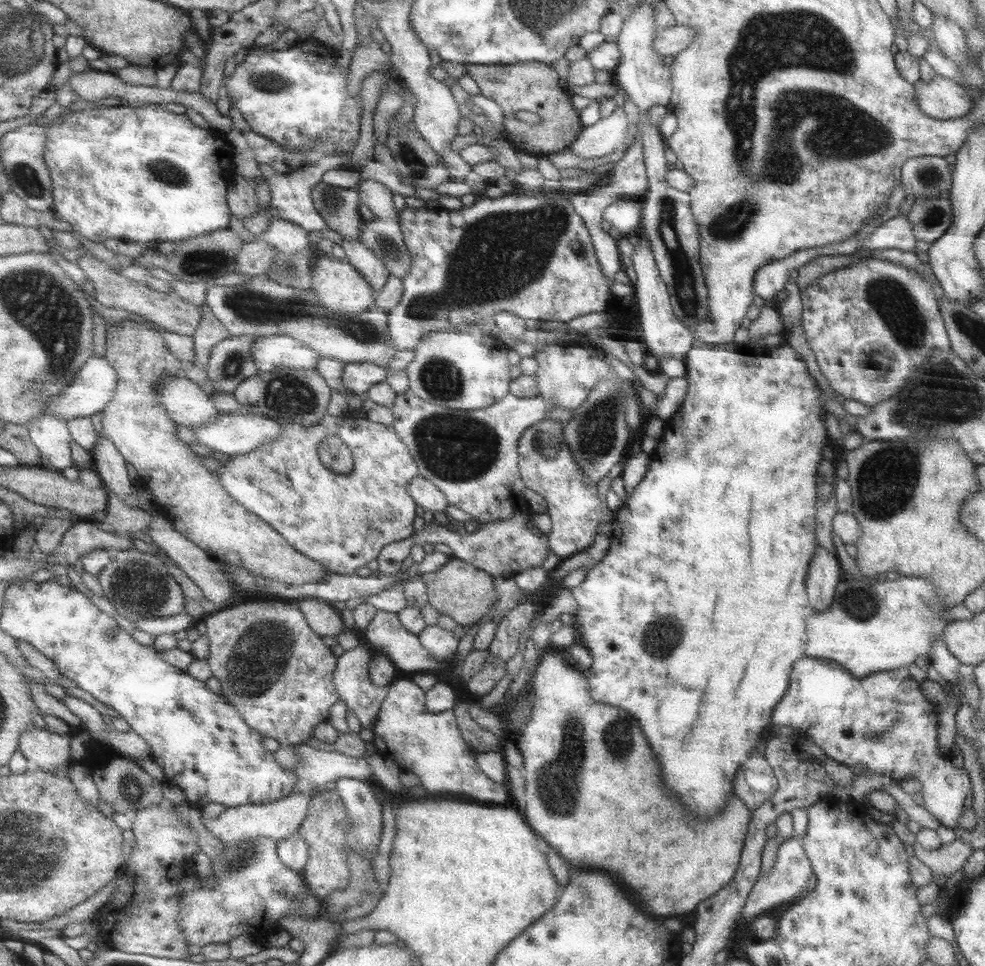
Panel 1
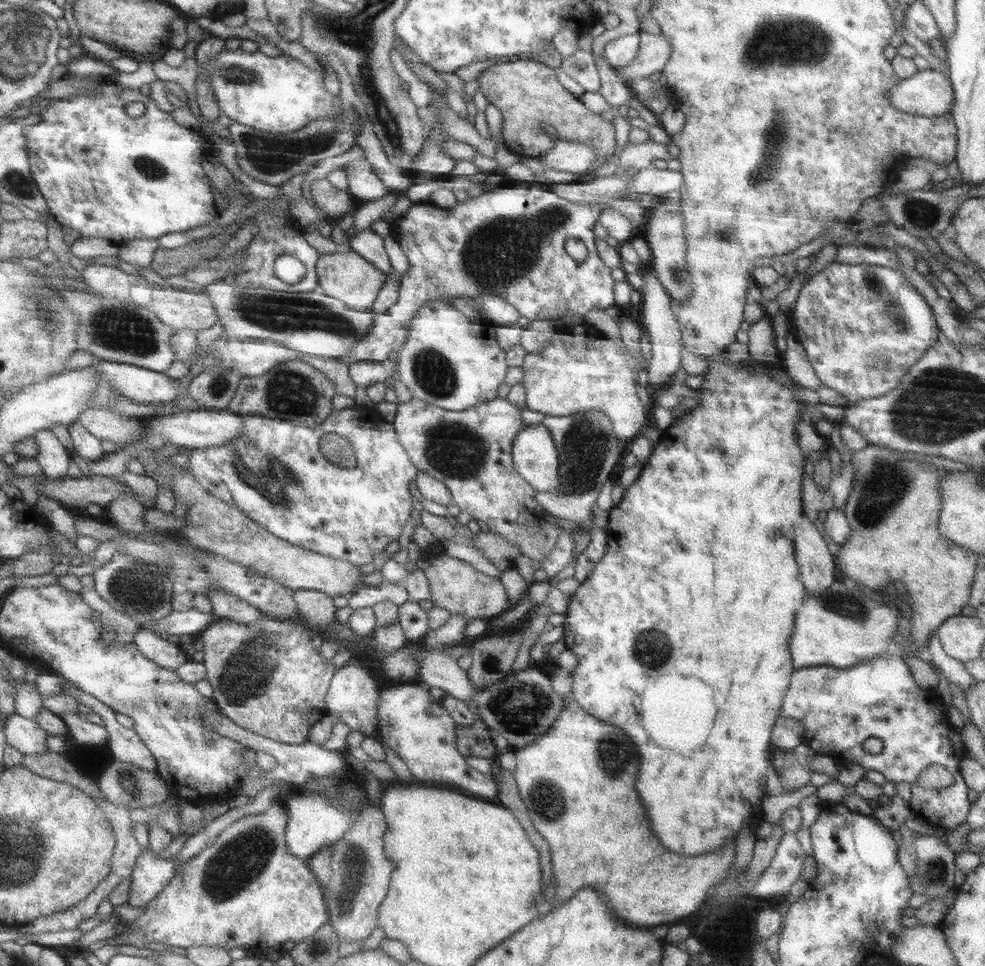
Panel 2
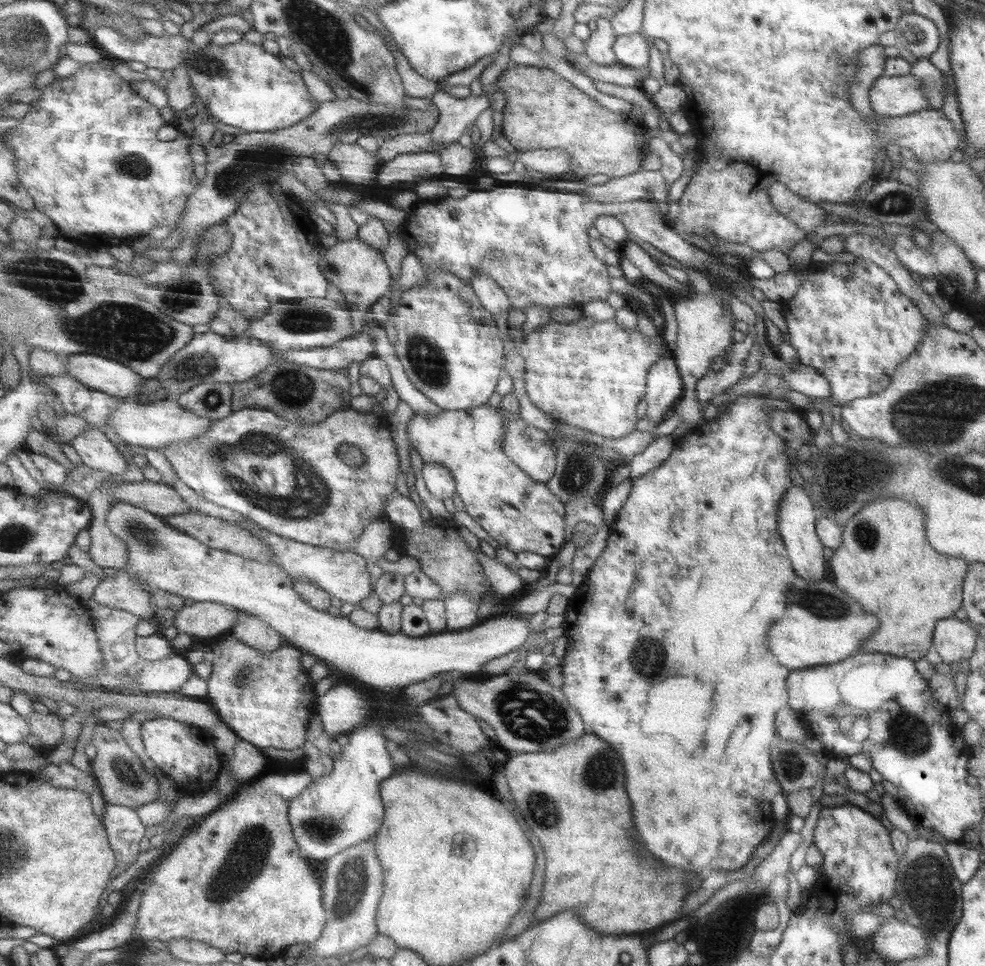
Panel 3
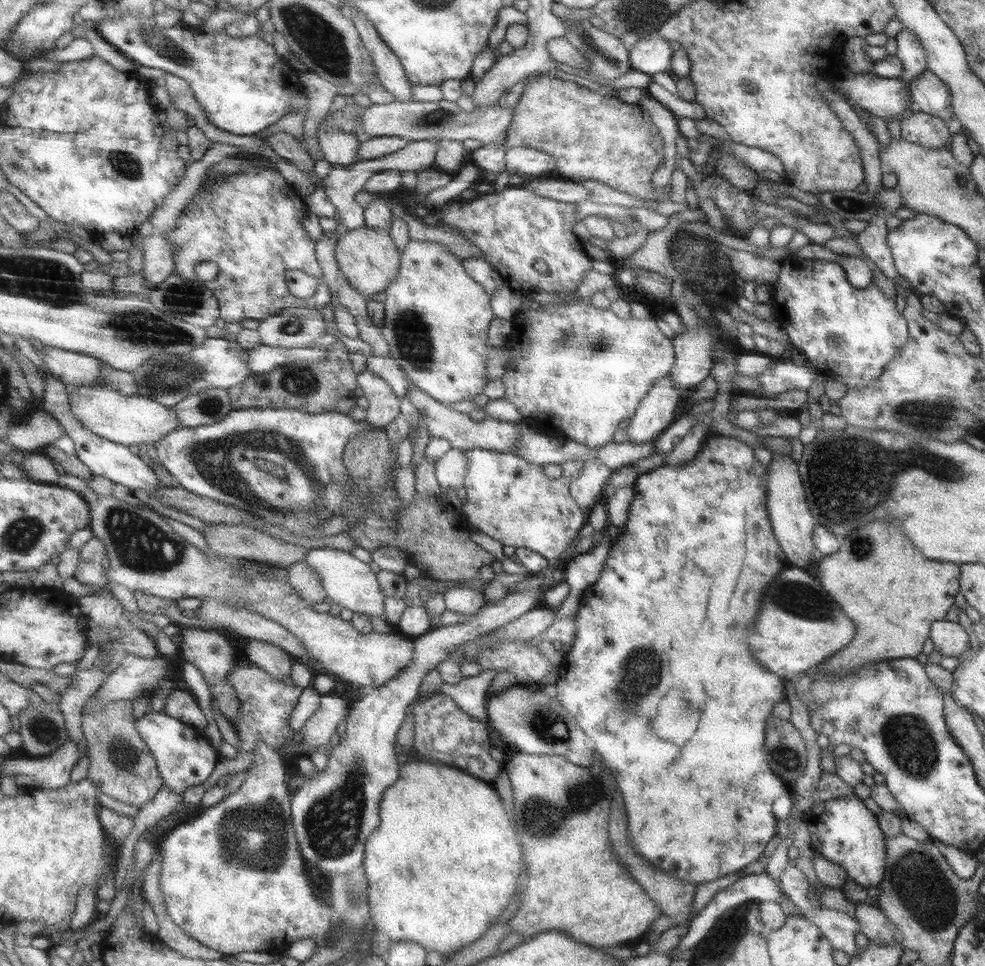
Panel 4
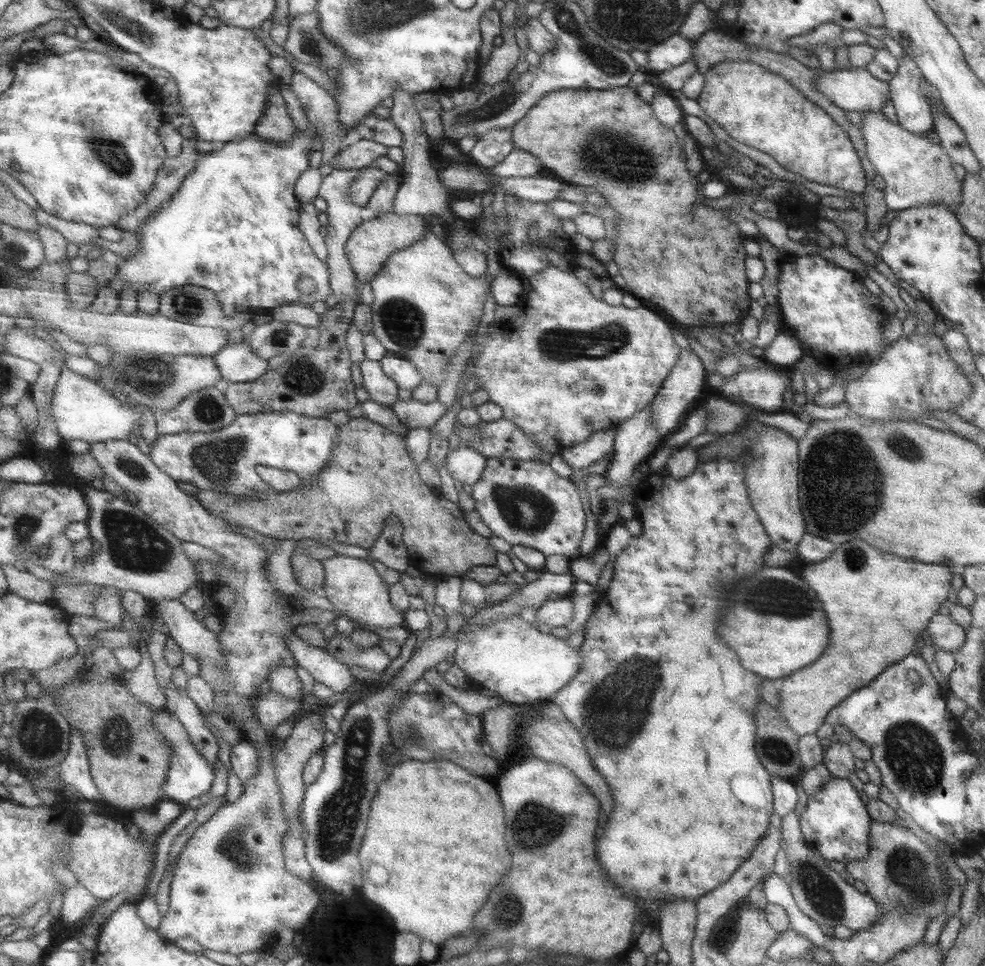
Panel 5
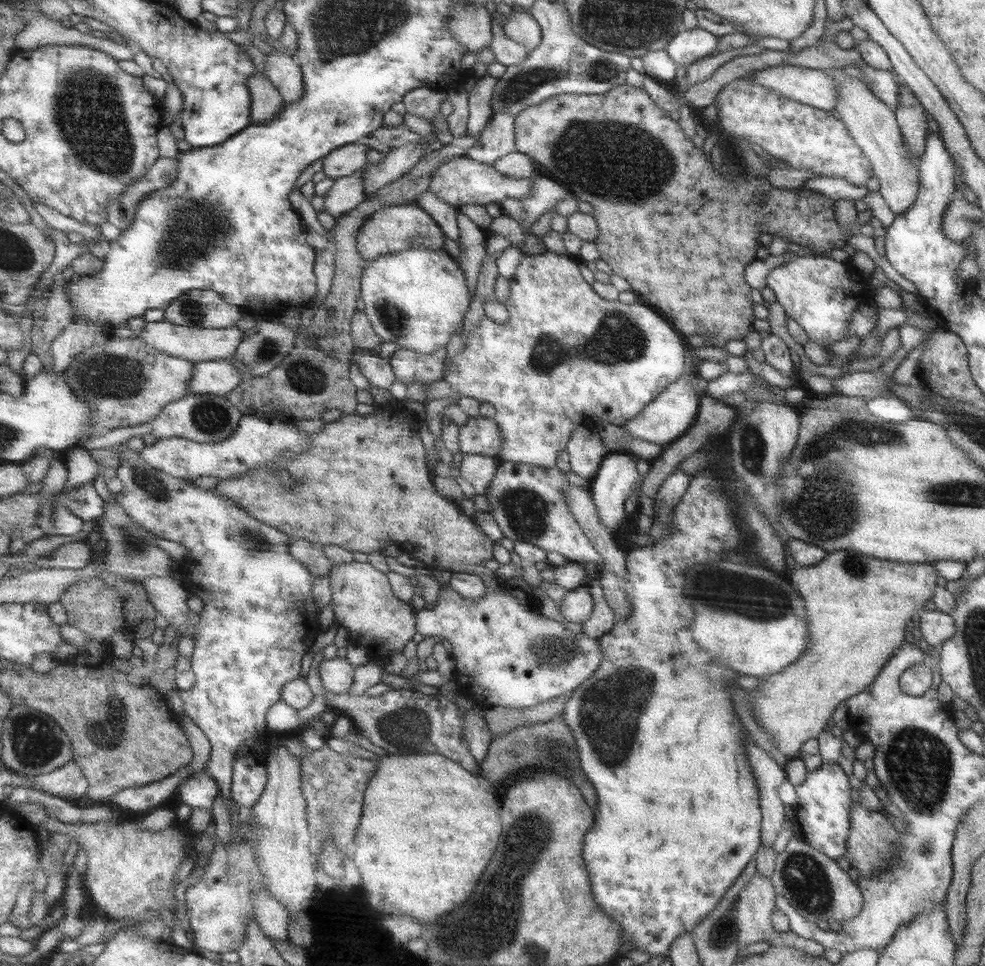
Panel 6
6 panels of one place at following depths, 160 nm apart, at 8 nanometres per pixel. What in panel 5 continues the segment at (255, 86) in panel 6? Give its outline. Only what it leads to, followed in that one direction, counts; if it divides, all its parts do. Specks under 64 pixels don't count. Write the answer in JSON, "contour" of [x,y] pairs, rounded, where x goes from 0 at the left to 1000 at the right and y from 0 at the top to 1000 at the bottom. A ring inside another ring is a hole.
{"contour":[[[286,91],[277,93],[273,113],[261,130],[261,138],[274,147],[294,147],[304,139],[303,129],[294,118]]]}

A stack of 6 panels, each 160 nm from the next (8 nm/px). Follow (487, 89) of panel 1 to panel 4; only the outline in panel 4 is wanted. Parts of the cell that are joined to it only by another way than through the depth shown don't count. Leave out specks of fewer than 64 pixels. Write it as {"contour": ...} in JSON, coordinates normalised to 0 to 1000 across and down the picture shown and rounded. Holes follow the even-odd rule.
{"contour":[[[550,78],[545,80],[538,80],[538,83],[534,87],[532,97],[525,107],[525,113],[520,125],[520,130],[517,135],[517,145],[515,147],[517,152],[538,152],[545,153],[555,158],[561,159],[568,166],[568,172],[570,180],[573,184],[581,184],[586,188],[591,188],[593,185],[605,186],[616,190],[619,195],[625,196],[627,199],[644,202],[652,207],[671,207],[679,205],[681,198],[680,189],[673,195],[666,196],[664,198],[662,194],[662,180],[664,177],[674,168],[674,146],[670,136],[665,131],[665,127],[662,126],[661,120],[654,113],[650,112],[648,108],[638,108],[627,100],[616,100],[609,98],[605,94],[601,94],[591,88],[587,88],[579,83],[573,83],[573,81],[566,81],[564,79]]]}

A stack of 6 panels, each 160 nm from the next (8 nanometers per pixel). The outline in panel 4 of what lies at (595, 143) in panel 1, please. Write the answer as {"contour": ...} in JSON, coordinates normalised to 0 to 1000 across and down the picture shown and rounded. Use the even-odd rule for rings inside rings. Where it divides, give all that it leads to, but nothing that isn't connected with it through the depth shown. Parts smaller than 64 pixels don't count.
{"contour":[[[517,152],[515,157],[516,174],[520,180],[532,182],[554,182],[562,176],[568,177],[568,166],[554,156],[538,152]]]}

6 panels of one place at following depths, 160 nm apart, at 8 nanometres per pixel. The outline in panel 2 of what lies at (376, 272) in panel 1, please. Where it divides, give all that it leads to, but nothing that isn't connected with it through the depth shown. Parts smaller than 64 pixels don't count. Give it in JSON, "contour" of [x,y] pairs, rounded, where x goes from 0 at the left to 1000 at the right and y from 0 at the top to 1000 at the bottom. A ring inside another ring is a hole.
{"contour":[[[377,237],[363,241],[361,246],[355,249],[353,257],[380,272],[390,283],[397,285],[400,281],[399,270],[392,256],[392,246]]]}

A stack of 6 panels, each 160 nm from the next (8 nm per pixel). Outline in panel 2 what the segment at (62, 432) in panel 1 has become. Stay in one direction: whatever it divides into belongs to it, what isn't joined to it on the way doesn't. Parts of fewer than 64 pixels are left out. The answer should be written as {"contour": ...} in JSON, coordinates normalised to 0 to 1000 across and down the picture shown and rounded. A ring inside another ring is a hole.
{"contour":[[[44,445],[37,451],[42,464],[38,476],[49,494],[65,495],[70,492],[74,468],[53,445]]]}

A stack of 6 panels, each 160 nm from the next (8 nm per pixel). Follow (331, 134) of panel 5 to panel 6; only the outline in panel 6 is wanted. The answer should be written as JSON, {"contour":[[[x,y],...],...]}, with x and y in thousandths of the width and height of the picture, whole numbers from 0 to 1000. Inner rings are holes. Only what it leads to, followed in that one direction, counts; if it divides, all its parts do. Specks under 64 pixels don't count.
{"contour":[[[279,51],[270,57],[272,79],[282,88],[290,106],[305,106],[312,96],[311,82],[307,67],[298,64],[298,57]]]}

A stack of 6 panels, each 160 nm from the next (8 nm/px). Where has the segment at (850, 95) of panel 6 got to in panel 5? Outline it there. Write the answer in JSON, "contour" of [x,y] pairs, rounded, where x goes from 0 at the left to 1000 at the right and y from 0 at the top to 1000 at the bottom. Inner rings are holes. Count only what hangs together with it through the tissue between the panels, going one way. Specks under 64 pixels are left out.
{"contour":[[[884,114],[875,116],[875,123],[874,136],[879,146],[880,160],[890,180],[898,186],[899,194],[895,199],[903,217],[913,218],[930,213],[940,213],[941,211],[955,211],[971,222],[978,206],[978,193],[971,183],[965,165],[950,143],[928,139],[914,128],[902,125],[893,114],[891,116],[885,116]]]}

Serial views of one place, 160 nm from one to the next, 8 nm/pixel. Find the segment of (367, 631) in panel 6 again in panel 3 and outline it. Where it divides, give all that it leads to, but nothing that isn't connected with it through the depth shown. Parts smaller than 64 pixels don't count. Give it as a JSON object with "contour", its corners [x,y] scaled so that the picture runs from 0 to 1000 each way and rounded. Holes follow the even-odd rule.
{"contour":[[[265,543],[254,550],[258,555],[273,563],[277,573],[279,573],[277,576],[279,581],[287,586],[299,601],[320,602],[320,605],[347,621],[349,625],[355,624],[364,628],[365,623],[372,621],[378,615],[378,611],[382,611],[383,600],[374,590],[375,580],[366,573],[355,569],[339,569],[331,565],[319,565],[310,561],[303,561],[285,553],[280,553],[278,550],[273,550]]]}

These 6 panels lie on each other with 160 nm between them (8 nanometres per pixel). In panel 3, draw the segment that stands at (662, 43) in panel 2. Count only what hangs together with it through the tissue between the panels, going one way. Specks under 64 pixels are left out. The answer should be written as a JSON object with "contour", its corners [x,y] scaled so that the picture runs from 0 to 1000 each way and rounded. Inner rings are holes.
{"contour":[[[576,51],[575,60],[581,66],[588,66],[589,72],[595,71],[597,79],[601,83],[612,83],[626,87],[627,89],[646,89],[651,87],[660,80],[660,68],[652,67],[649,69],[637,69],[623,65],[622,67],[608,67],[601,64],[593,54],[581,54]]]}

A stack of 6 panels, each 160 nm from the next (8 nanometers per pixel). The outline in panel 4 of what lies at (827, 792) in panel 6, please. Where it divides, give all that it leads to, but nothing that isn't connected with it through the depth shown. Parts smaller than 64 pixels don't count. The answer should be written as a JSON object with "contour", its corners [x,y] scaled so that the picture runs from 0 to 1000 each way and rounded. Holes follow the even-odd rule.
{"contour":[[[871,824],[832,829],[822,836],[816,849],[828,883],[855,896],[862,911],[877,920],[891,919],[898,909],[901,866],[893,857],[891,846],[875,829]]]}

